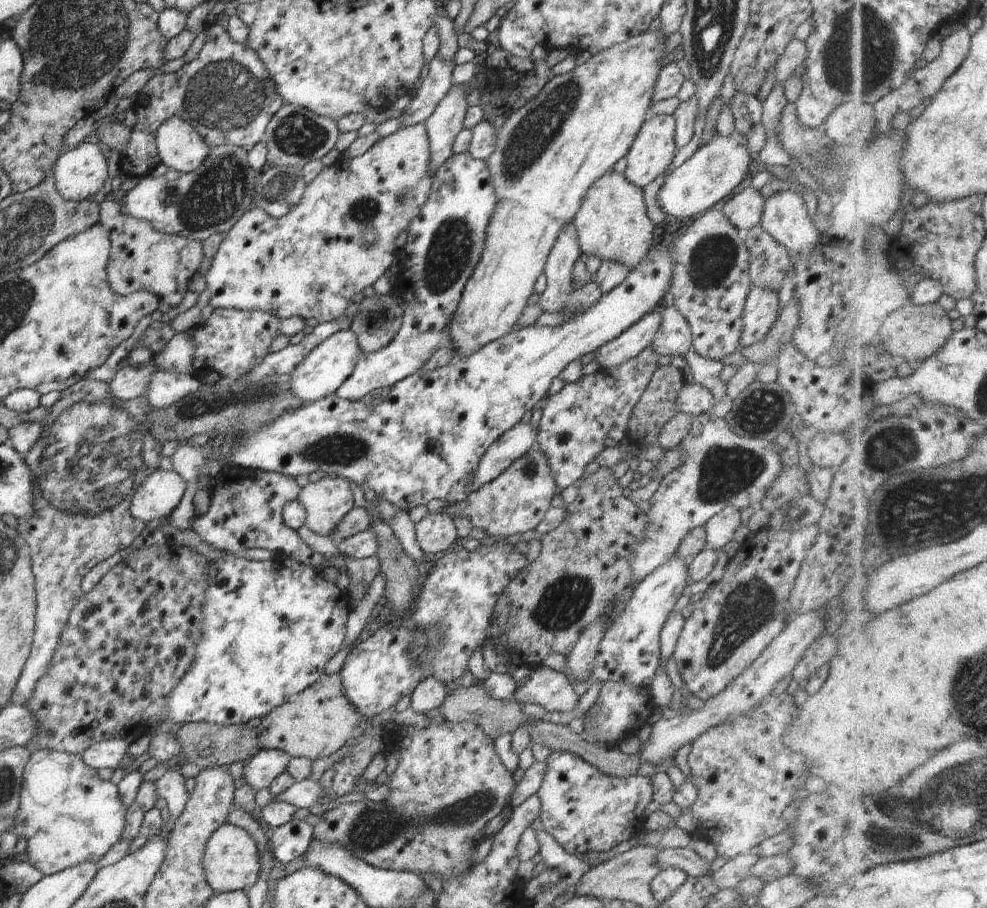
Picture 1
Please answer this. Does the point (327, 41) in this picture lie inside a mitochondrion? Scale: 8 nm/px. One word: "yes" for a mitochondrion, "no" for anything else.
no

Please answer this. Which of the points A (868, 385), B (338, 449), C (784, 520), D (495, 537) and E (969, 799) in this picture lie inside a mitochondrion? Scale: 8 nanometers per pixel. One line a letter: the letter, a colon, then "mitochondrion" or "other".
A: other
B: mitochondrion
C: other
D: other
E: mitochondrion

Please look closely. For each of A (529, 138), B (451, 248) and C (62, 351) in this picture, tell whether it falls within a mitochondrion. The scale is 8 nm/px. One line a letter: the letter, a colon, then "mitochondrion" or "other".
A: mitochondrion
B: mitochondrion
C: other

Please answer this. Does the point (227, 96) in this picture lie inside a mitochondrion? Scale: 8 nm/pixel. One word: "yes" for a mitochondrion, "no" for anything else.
yes

